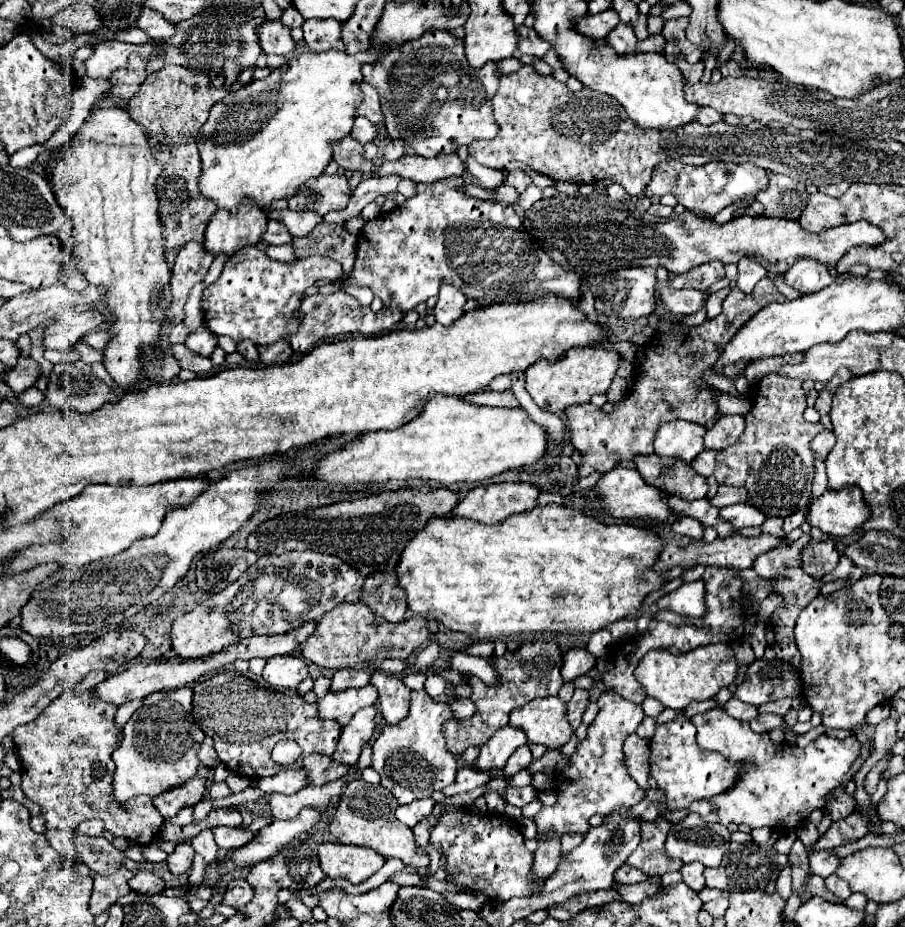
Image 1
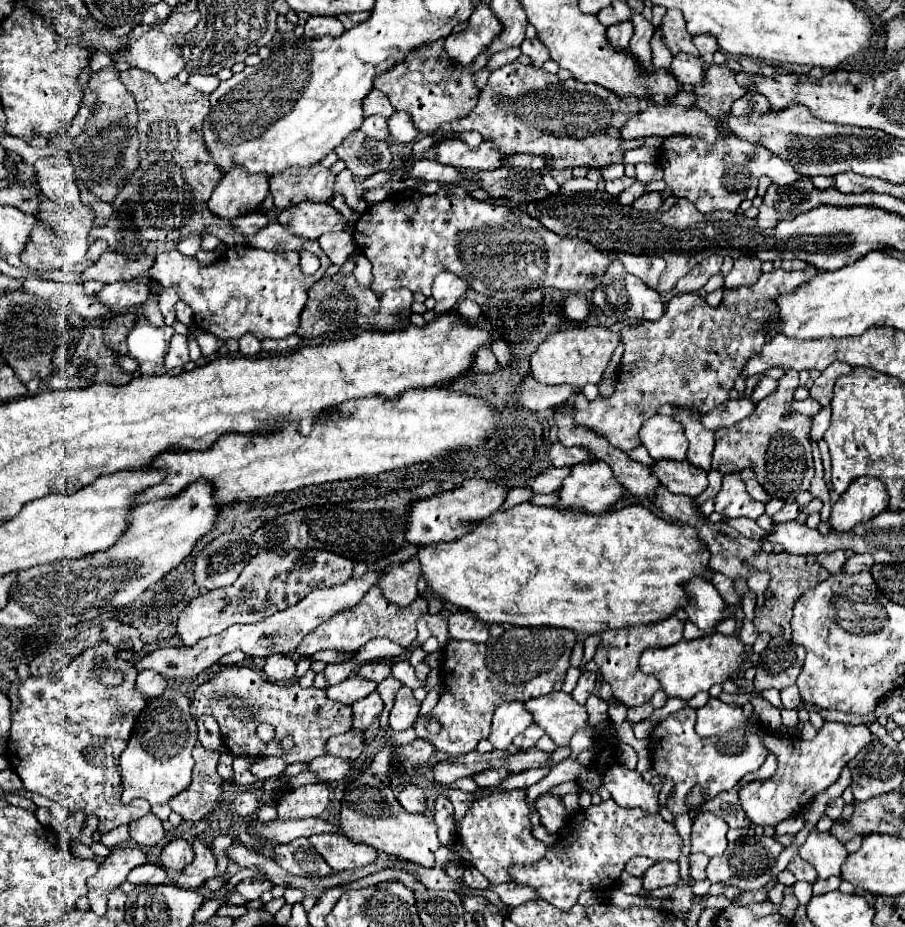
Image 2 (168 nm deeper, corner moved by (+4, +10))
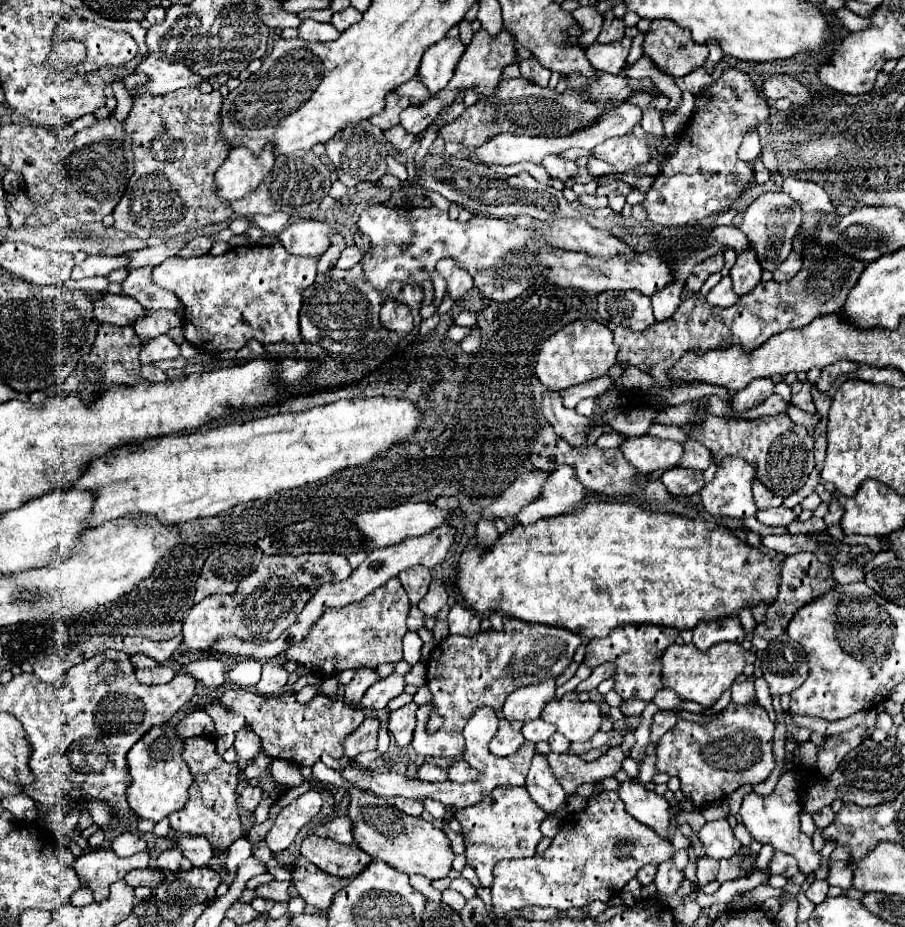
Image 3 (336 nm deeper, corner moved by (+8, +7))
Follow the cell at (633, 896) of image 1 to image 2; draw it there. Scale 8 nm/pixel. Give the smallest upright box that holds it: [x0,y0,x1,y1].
[643,862,679,890]

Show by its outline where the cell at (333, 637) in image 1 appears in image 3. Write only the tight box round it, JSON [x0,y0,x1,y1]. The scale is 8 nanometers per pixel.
[285,579,411,677]

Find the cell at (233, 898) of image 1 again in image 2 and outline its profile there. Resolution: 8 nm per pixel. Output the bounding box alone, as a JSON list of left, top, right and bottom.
[235,880,273,900]

